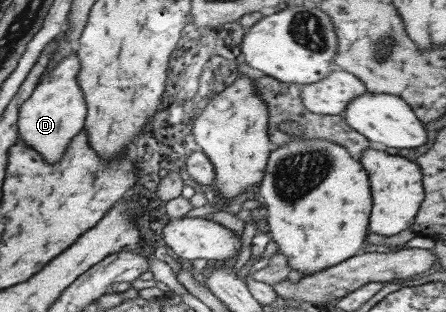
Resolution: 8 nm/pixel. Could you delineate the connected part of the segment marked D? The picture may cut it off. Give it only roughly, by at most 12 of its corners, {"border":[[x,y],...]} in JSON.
{"border":[[69,54],[18,111],[18,137],[48,164],[82,128],[85,99]]}

